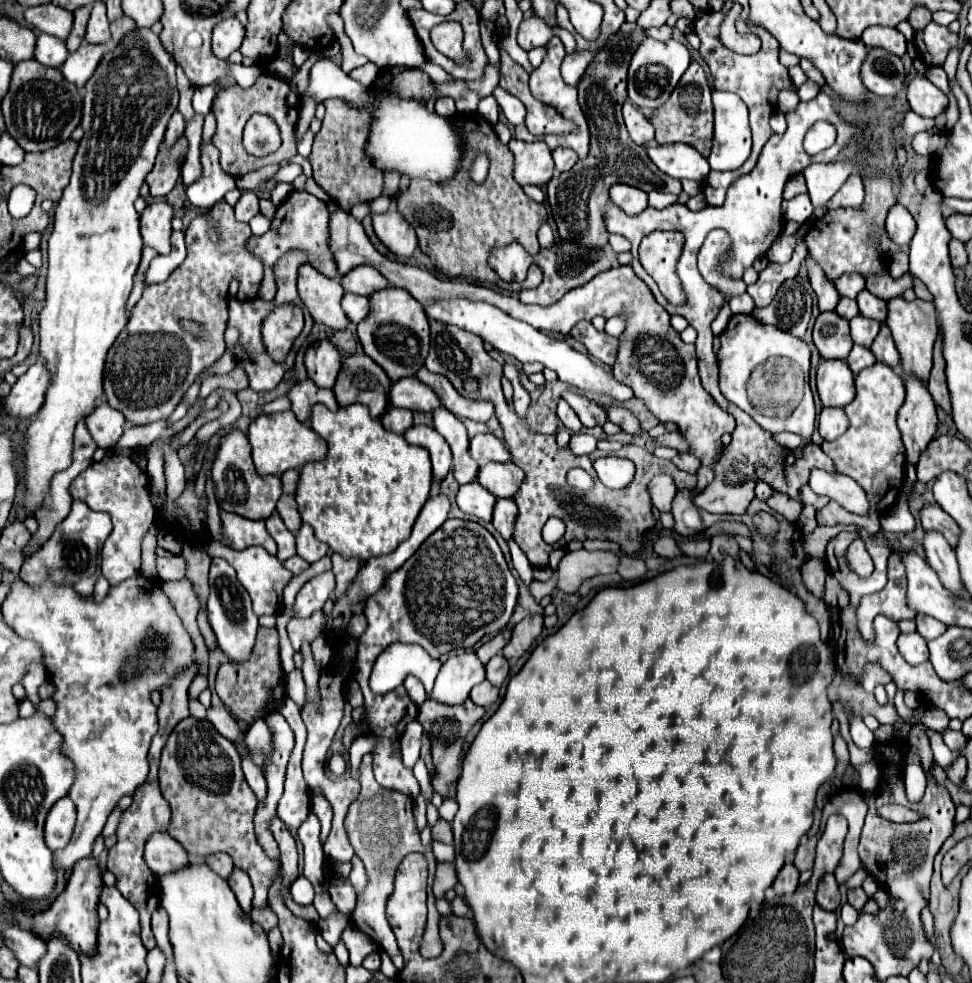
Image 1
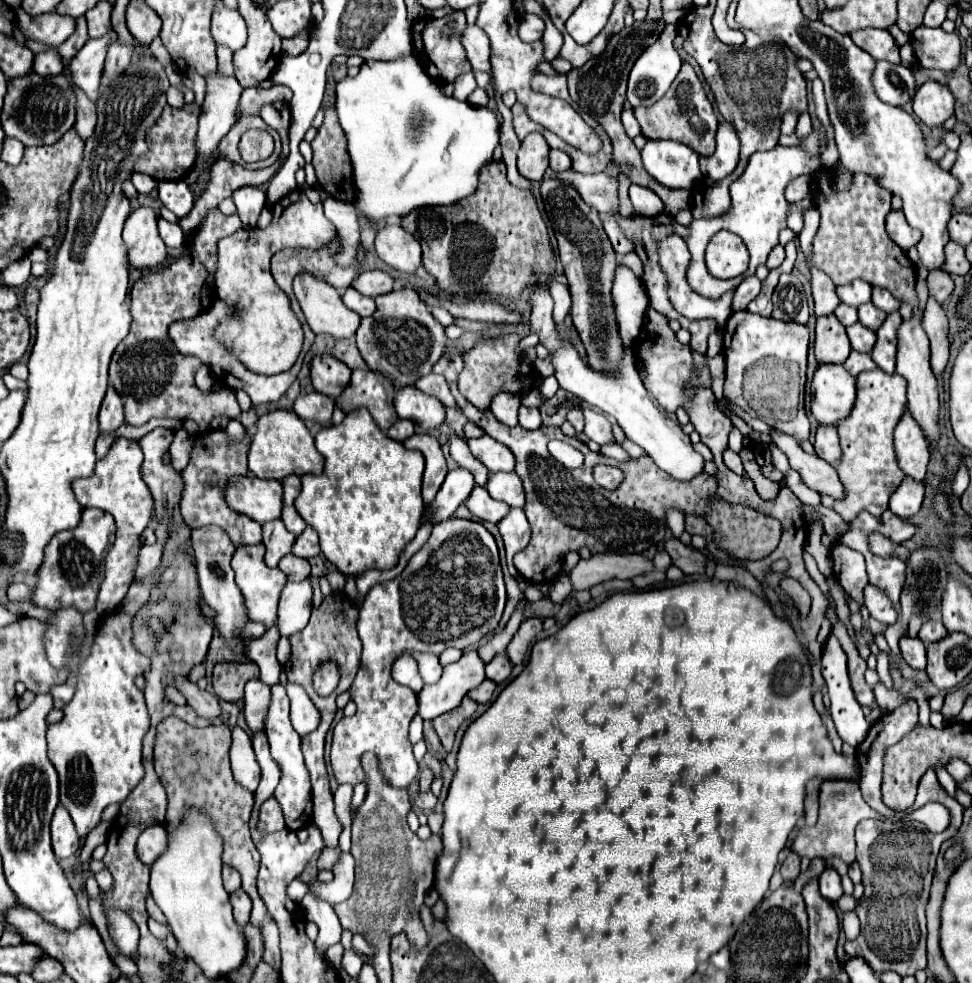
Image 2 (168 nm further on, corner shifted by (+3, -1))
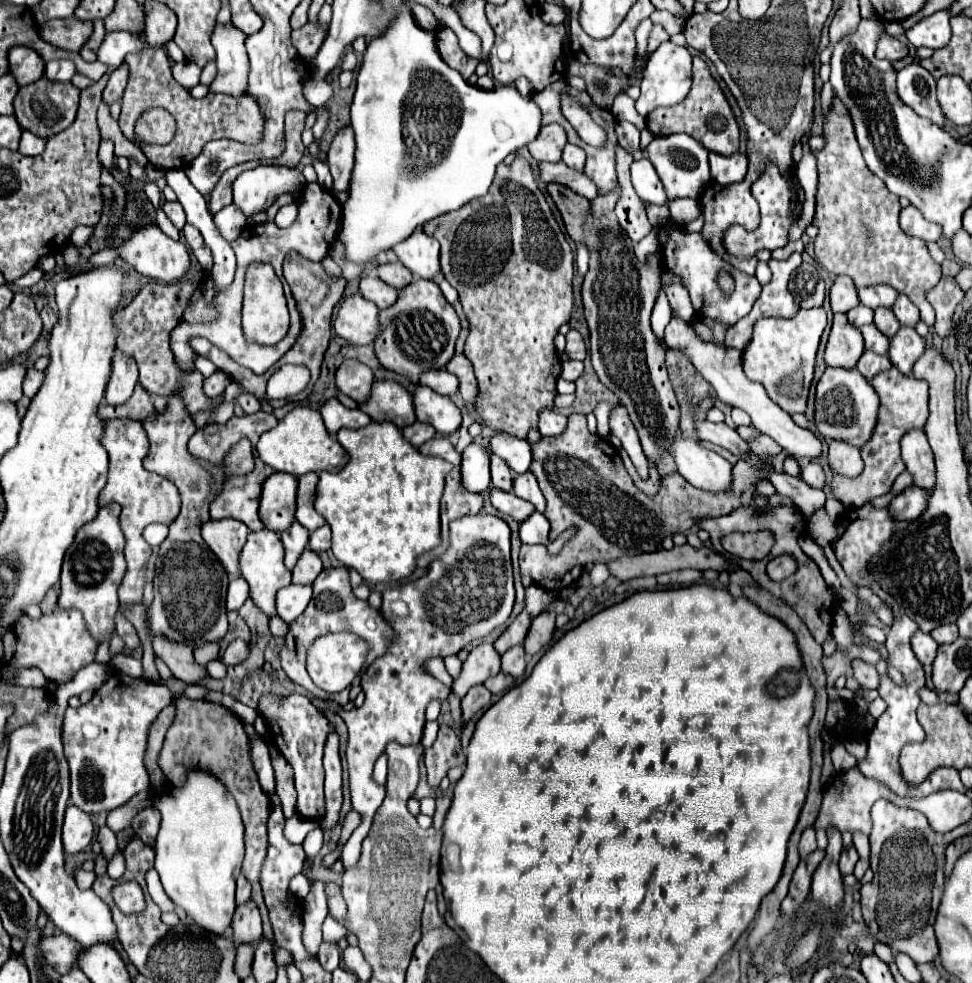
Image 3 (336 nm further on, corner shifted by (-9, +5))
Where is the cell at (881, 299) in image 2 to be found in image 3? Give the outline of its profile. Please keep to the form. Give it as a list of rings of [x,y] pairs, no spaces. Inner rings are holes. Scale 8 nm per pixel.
[[[902,294],[896,298],[896,304],[892,306],[892,312],[896,314],[900,326],[916,328],[918,320],[920,320],[920,314],[918,314],[916,306],[912,306],[912,302],[908,302],[908,298],[904,298]]]

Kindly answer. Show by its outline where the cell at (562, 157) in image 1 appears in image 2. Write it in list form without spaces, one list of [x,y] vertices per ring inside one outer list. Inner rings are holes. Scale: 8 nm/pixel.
[[[550,150],[550,170],[552,172],[564,172],[570,170],[570,158],[562,150]]]

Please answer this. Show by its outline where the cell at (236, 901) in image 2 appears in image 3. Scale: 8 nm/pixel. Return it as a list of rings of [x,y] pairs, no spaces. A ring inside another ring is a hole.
[[[250,900],[236,908],[232,918],[232,940],[234,944],[258,944],[262,940],[262,920],[256,904]]]

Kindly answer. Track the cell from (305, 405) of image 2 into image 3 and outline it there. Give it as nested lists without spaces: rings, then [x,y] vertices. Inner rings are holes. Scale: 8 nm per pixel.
[[[332,398],[332,402],[326,402],[320,408],[320,414],[322,414],[324,424],[326,424],[332,438],[336,438],[340,428],[362,428],[372,422],[372,418],[368,418],[368,414],[364,414],[358,408],[348,410],[336,398]]]

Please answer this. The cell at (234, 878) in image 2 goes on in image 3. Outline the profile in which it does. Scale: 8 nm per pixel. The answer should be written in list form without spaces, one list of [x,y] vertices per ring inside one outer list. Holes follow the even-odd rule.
[[[240,876],[238,886],[236,886],[236,904],[240,906],[240,904],[244,904],[248,900],[250,900],[250,882],[244,876]]]

